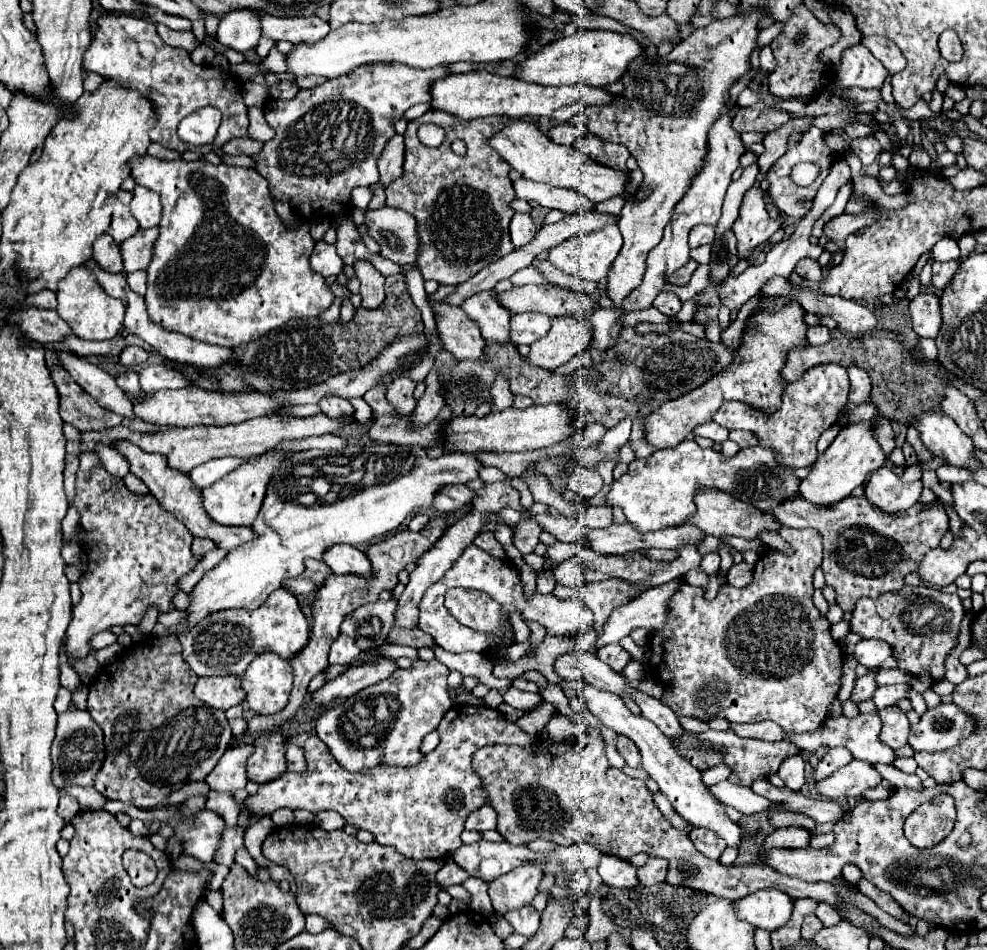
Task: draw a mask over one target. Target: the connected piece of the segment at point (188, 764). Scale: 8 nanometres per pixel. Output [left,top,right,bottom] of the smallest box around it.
[87,637,233,809]

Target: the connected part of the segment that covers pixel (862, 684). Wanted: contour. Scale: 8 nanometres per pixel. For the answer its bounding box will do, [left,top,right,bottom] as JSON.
[851,671,875,703]

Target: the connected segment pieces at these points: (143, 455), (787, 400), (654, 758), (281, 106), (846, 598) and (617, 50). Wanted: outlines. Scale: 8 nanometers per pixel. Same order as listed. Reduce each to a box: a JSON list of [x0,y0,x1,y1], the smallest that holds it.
[[115,441,255,549],[713,365,849,467],[581,681,743,847],[253,63,451,277],[773,497,949,611],[517,29,645,87]]

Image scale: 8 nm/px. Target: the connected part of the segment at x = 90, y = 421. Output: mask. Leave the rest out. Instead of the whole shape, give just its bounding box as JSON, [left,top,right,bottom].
[51,365,121,431]

